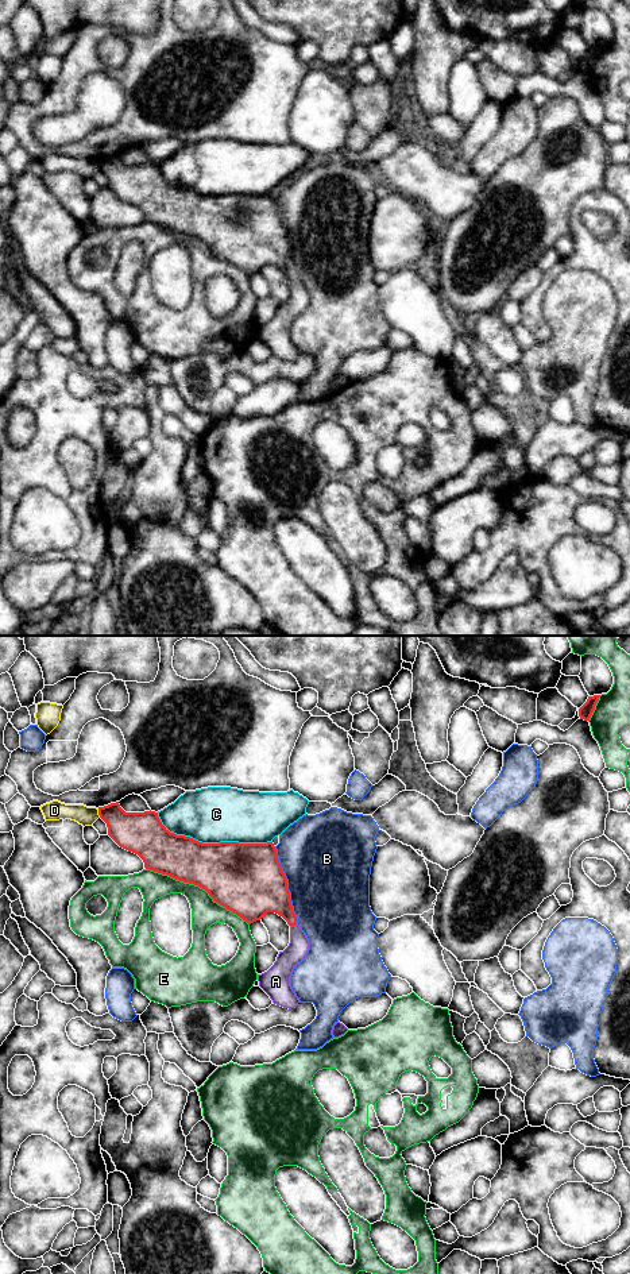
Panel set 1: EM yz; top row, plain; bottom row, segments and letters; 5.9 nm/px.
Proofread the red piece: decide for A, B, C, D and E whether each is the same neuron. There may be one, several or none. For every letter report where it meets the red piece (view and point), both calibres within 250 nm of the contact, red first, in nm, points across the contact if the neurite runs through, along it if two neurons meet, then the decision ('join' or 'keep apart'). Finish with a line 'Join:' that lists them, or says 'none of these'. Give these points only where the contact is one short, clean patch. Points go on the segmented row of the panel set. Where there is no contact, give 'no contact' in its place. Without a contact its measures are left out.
A: yz (293, 925) | 240/120 nm | across yz (266, 892), (289, 915), (293, 925), (298, 946) | join
B: yz (286, 885) | 420/480 nm | keep apart
C: yz (212, 844) | 400/340 nm | keep apart
D: yz (99, 813) | 240/110 nm | keep apart
E: yz (197, 884) | 400/160 nm | keep apart
Join: A

